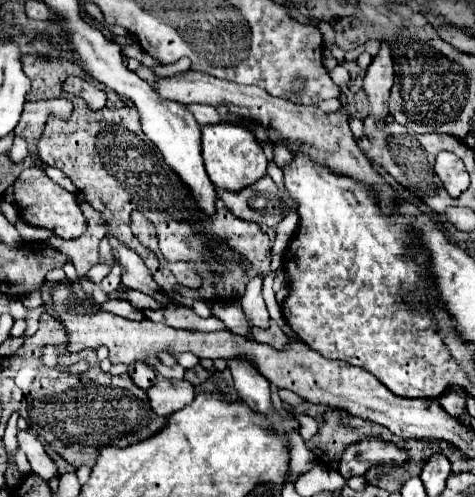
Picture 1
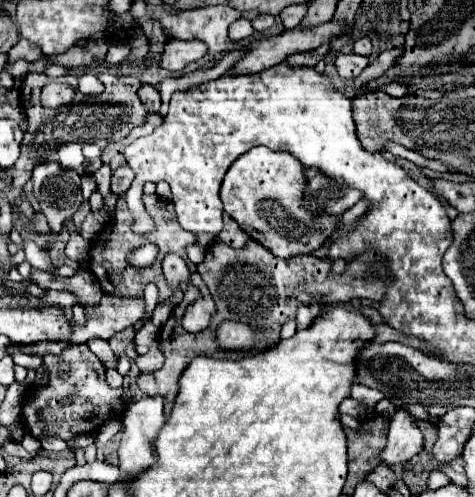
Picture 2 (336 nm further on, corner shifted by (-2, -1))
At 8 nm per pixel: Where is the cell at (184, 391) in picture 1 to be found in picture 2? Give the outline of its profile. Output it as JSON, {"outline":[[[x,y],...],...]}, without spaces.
{"outline":[[[152,395],[152,397],[142,397],[140,401],[134,401],[130,405],[130,409],[124,411],[122,423],[122,439],[120,439],[120,477],[124,479],[124,475],[136,475],[136,471],[144,471],[144,467],[150,467],[156,461],[156,453],[152,447],[152,439],[156,439],[156,431],[160,431],[160,427],[164,425],[166,417],[164,417],[164,397],[162,395]]]}

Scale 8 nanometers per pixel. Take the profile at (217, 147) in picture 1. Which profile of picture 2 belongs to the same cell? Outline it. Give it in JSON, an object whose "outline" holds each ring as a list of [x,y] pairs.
{"outline":[[[258,145],[230,165],[220,187],[220,199],[224,203],[224,211],[240,225],[242,231],[266,245],[276,257],[288,259],[292,255],[312,253],[318,249],[334,233],[338,219],[334,215],[308,215],[308,211],[300,207],[304,179],[304,167],[300,167],[292,155]]]}

